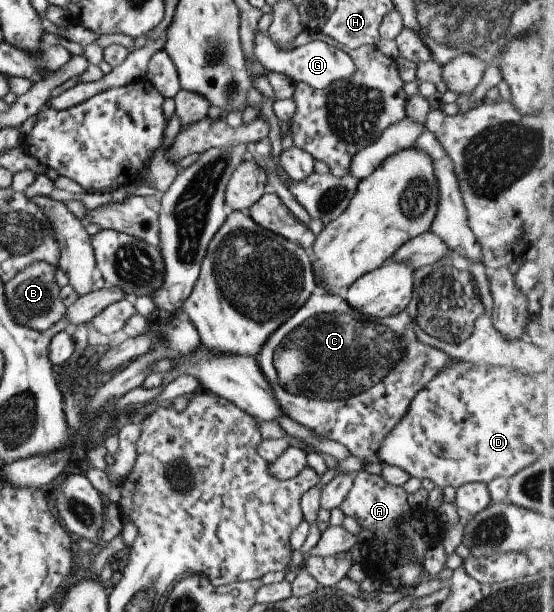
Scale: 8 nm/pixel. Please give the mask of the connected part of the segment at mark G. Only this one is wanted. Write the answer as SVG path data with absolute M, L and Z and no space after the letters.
M257 31L254 38L253 54L255 60L259 61L264 69L284 74L294 82L301 81L314 89L324 89L336 80L348 79L356 71L354 62L345 49L339 46L334 47L323 41L313 41L290 51L276 50L270 36Z

